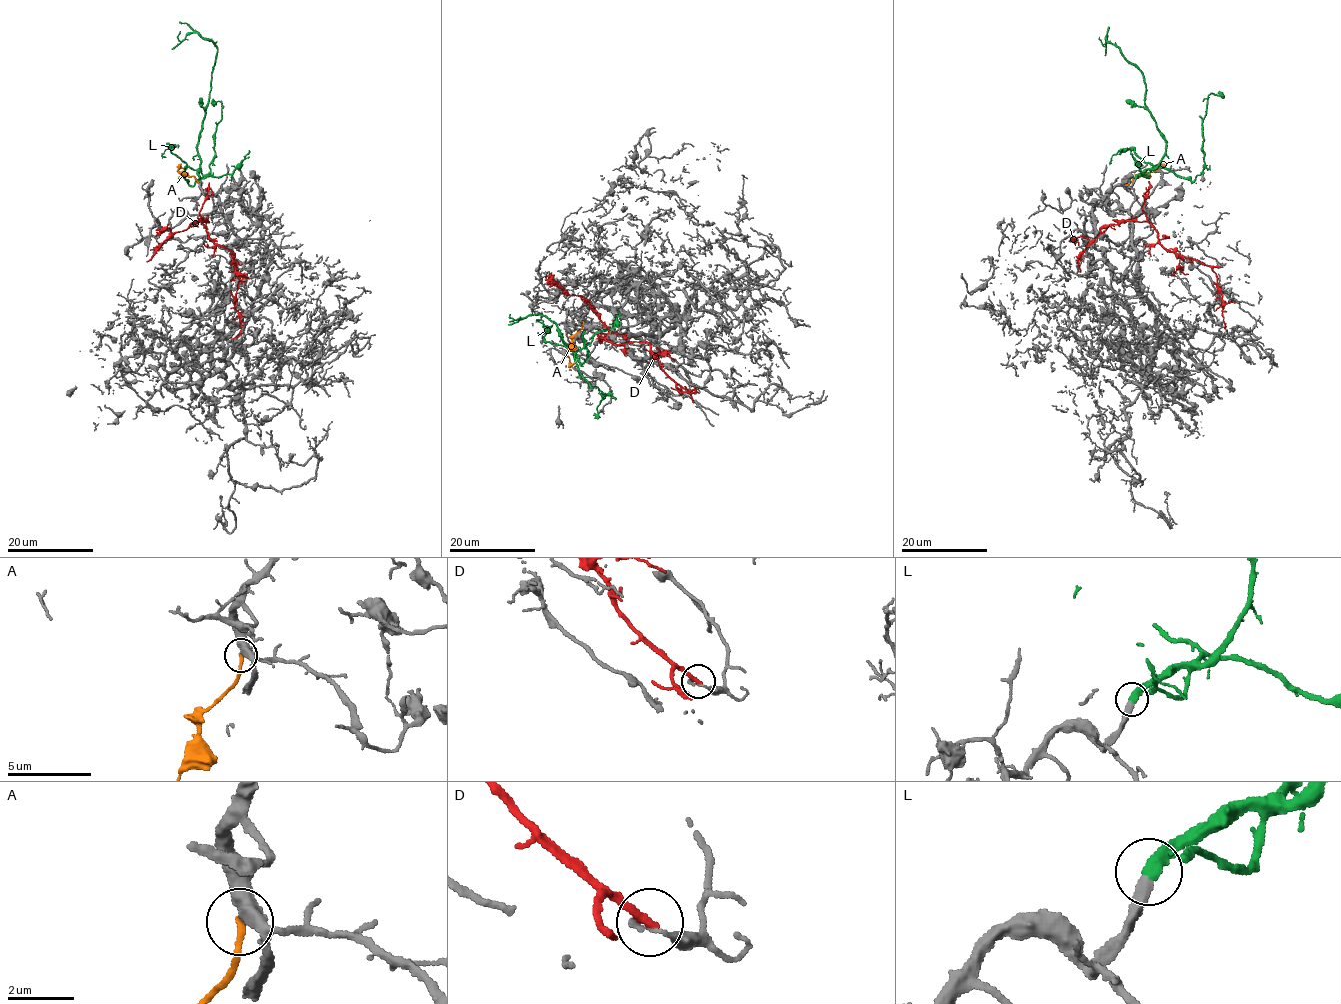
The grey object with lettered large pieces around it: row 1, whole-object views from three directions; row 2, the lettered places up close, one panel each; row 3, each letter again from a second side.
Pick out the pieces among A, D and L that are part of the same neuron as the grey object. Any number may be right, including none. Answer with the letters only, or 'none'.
L

